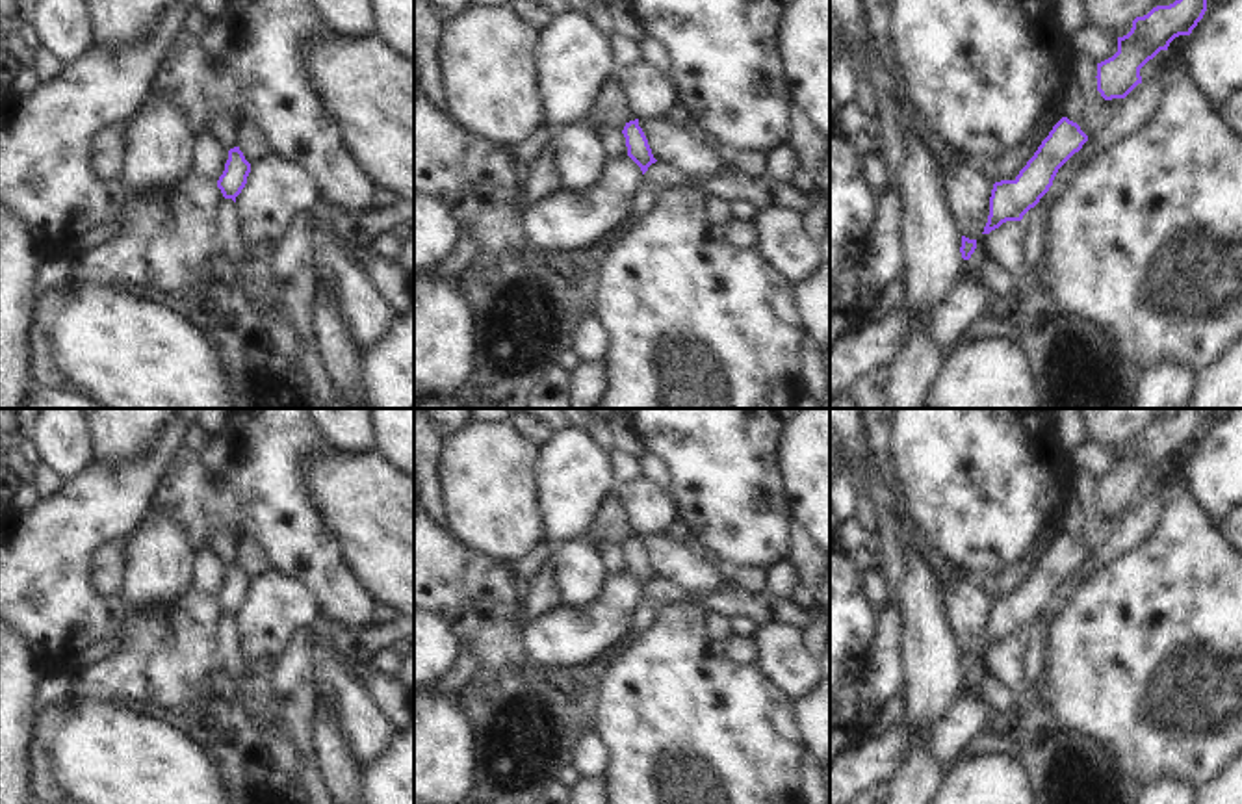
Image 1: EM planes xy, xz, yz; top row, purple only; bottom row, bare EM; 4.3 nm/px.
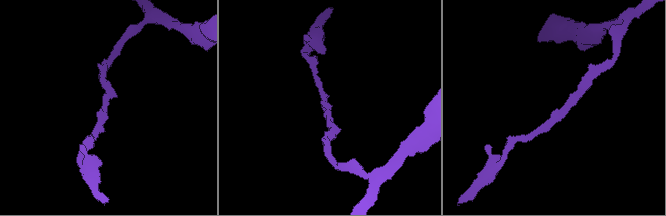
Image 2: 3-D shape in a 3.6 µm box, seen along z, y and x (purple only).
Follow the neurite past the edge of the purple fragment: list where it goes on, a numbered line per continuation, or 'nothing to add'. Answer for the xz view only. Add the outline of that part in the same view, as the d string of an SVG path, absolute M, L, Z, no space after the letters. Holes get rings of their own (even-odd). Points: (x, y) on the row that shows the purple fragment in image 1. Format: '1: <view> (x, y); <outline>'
nothing to add

